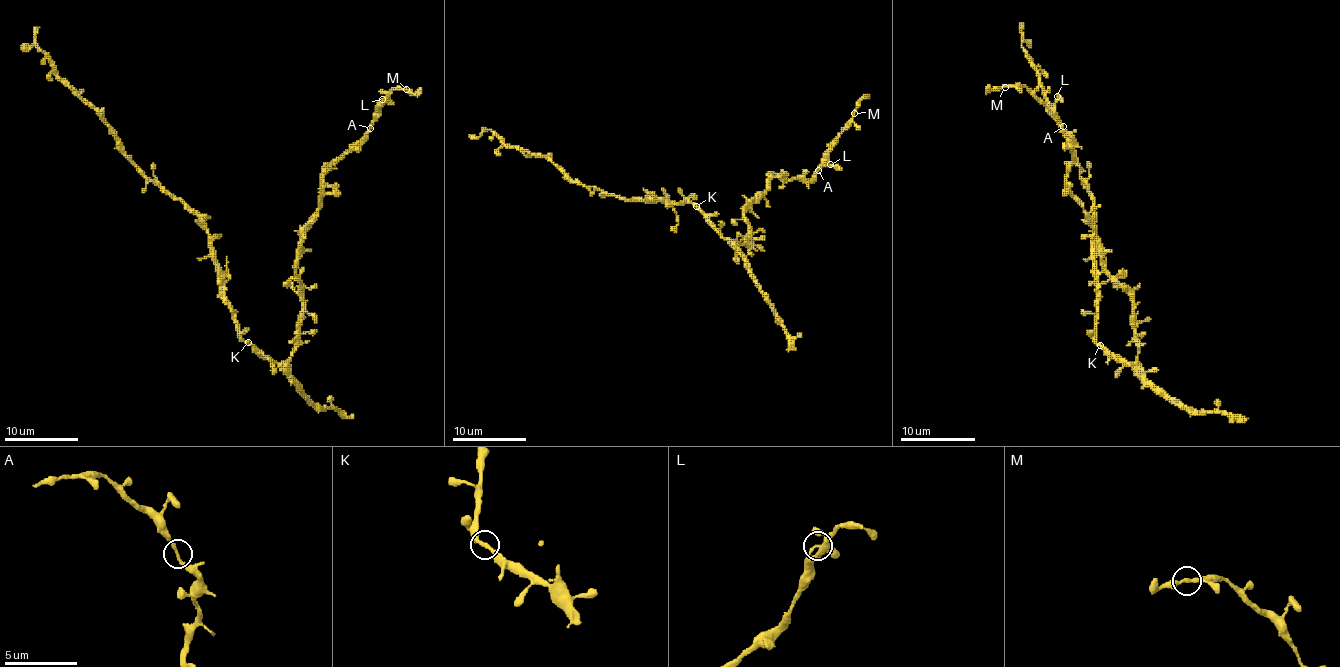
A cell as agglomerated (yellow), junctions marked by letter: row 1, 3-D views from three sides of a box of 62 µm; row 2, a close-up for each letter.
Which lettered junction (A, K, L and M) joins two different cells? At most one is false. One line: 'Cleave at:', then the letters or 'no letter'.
Cleave at: no letter

